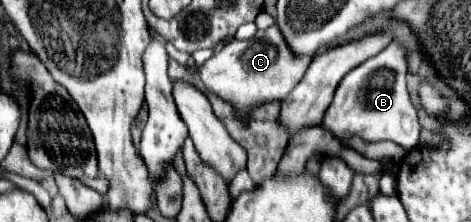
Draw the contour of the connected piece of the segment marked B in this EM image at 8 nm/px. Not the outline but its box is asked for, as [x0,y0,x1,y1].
[321,42,421,150]

